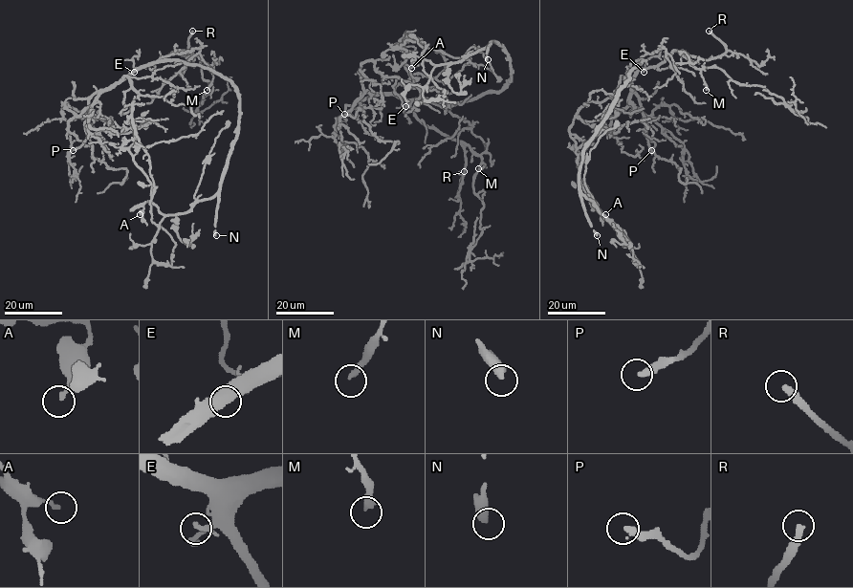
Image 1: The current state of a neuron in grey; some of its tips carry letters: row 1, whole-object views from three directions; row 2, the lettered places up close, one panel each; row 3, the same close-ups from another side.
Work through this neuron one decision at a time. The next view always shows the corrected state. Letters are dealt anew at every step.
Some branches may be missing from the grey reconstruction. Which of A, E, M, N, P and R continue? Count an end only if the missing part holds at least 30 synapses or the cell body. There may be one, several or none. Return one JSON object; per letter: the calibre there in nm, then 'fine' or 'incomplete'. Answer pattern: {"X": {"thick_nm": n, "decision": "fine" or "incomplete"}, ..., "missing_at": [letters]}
{"A": {"thick_nm": 160, "decision": "fine"}, "E": {"thick_nm": 240, "decision": "incomplete"}, "M": {"thick_nm": 260, "decision": "fine"}, "N": {"thick_nm": 420, "decision": "incomplete"}, "P": {"thick_nm": 300, "decision": "fine"}, "R": {"thick_nm": 320, "decision": "incomplete"}, "missing_at": ["E", "N", "R"]}

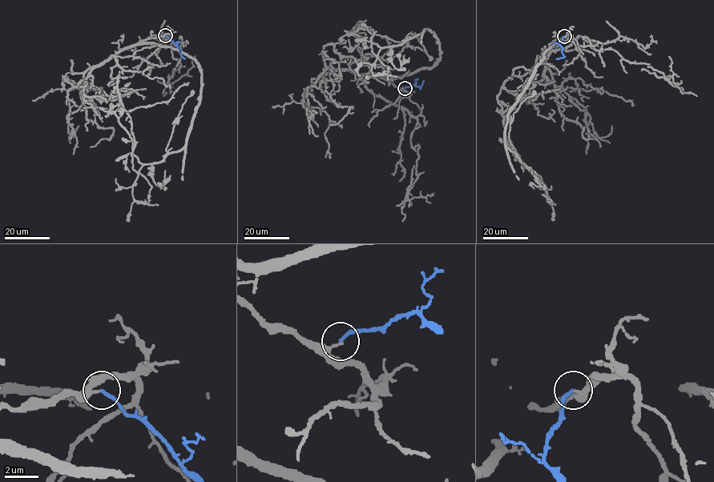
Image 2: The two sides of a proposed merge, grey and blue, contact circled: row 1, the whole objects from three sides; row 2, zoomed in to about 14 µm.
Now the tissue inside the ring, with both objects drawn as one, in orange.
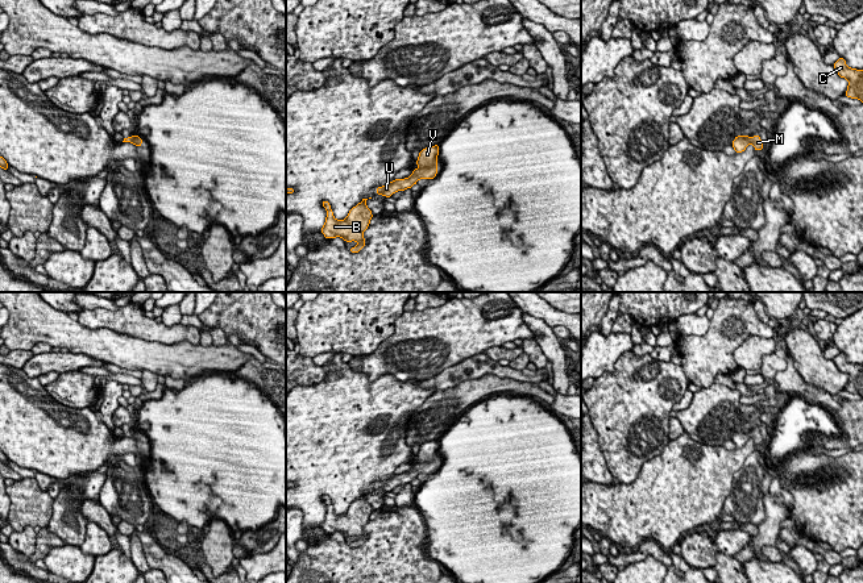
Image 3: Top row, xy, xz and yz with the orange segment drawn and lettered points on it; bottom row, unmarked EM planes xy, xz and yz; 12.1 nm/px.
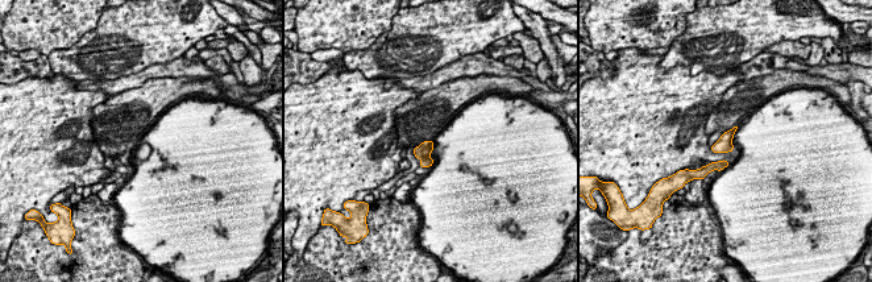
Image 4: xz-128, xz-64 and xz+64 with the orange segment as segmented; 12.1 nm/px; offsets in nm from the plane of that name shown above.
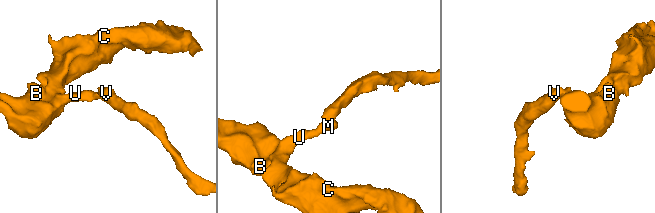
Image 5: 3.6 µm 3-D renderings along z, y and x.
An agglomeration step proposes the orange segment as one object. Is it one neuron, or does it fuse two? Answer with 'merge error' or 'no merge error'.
no merge error

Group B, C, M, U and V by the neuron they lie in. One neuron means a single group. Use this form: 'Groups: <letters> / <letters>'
Groups: B C M U V

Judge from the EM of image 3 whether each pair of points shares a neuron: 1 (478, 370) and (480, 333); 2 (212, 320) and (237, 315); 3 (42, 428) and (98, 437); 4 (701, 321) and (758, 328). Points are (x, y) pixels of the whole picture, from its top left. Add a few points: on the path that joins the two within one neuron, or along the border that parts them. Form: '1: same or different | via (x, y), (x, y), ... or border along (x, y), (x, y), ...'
1: different | border along (481, 353), (473, 354), (451, 367)
2: same | via (219, 315), (231, 315)
3: same | via (55, 437), (84, 437)
4: different | border along (710, 319), (710, 325), (704, 334), (680, 334)

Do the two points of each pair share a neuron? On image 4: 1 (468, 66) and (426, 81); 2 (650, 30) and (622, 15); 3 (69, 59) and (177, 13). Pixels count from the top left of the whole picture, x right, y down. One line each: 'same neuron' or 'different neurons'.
1: same neuron
2: same neuron
3: same neuron

